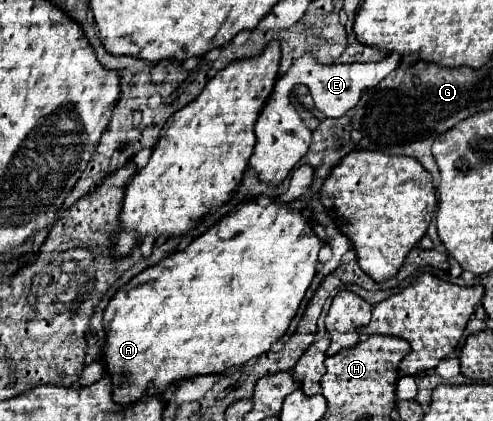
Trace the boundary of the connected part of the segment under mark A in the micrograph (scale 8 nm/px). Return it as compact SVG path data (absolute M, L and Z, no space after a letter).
M246 199L240 205L236 205L226 217L222 217L220 221L216 221L216 225L212 225L206 233L202 233L200 237L196 237L186 249L172 253L170 257L162 259L158 265L144 269L142 273L138 273L130 283L126 283L124 287L118 289L118 293L112 297L112 301L108 303L106 311L104 311L104 329L106 329L106 345L104 345L104 359L106 359L106 371L112 375L112 393L114 393L114 401L116 403L134 403L144 395L156 395L156 393L164 393L166 387L172 381L184 379L184 377L192 377L192 375L210 375L210 373L222 373L232 365L242 365L252 357L260 357L262 353L270 351L270 345L274 341L278 341L292 317L296 315L300 301L304 299L314 275L316 275L316 265L318 265L318 251L324 247L322 239L314 233L314 227L310 223L308 217L304 217L304 213L300 209L292 209L290 203L280 203L280 201L270 201L268 205L260 205L256 203L256 199Z

